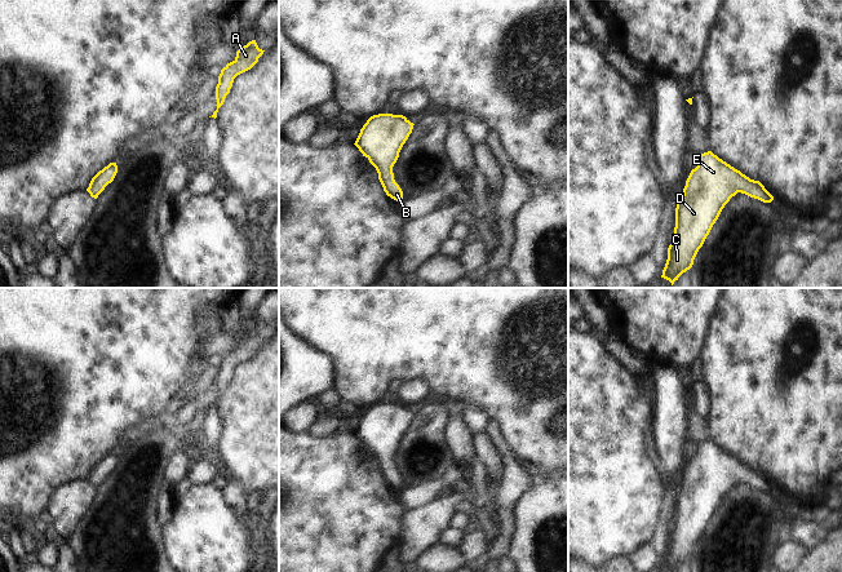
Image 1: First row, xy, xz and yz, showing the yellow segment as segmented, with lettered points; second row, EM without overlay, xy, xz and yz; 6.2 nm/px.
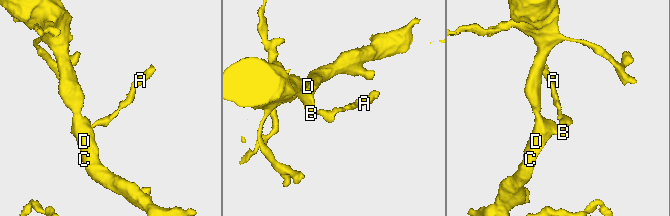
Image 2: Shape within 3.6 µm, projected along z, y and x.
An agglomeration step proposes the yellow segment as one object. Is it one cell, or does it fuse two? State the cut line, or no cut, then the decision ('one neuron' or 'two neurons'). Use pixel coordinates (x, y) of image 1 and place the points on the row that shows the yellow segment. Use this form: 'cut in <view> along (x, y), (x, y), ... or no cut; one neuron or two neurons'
no cut; one neuron

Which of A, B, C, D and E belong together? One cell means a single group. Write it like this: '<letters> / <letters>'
A B C D E

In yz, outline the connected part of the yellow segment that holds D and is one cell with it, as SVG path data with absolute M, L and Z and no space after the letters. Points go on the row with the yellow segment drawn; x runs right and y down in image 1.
M712 151L700 154L699 164L691 170L677 203L674 238L661 278L673 285L692 267L722 209L737 192L763 203L774 200L759 181L750 179Z

